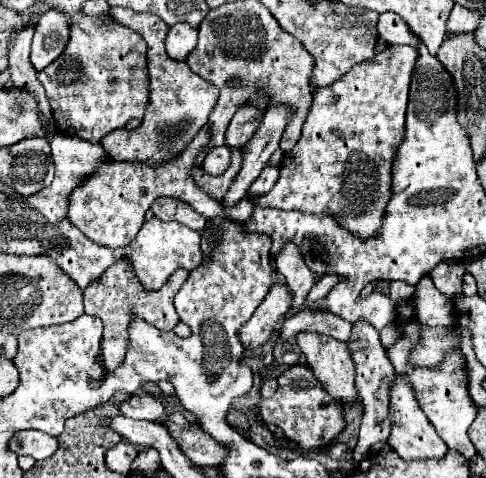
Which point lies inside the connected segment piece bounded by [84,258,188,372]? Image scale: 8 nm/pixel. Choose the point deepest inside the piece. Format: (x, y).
(117, 296)

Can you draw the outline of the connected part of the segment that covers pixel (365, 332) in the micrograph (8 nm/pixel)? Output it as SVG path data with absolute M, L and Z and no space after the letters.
M364 318L356 320L346 344L348 344L348 350L350 350L354 366L356 366L356 390L364 402L364 418L362 418L362 426L360 426L360 434L358 434L358 444L352 452L354 460L360 462L362 456L368 454L372 444L386 442L390 436L390 420L386 420L386 418L388 418L388 386L390 386L390 380L394 380L394 368L380 344L378 330L370 328L370 324L366 324Z

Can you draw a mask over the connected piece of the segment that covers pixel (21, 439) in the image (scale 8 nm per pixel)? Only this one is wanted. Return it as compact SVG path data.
M20 430L10 438L8 448L18 456L32 456L34 460L44 460L58 450L58 438L40 430Z

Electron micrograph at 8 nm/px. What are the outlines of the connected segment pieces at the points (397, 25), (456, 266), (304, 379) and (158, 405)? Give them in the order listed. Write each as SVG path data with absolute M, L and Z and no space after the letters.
M380 14L378 36L386 44L410 44L410 46L420 44L418 38L406 26L406 22L400 16L394 16L394 14Z
M442 260L430 272L430 278L432 278L434 286L442 294L446 294L448 298L462 298L460 284L462 284L464 272L466 270L462 268L462 262L458 262L458 260Z
M304 364L290 366L286 372L278 376L276 396L268 400L268 404L260 410L260 414L266 424L276 424L278 428L284 430L284 434L290 440L298 442L300 448L306 450L330 444L346 428L342 404L326 392L326 388L316 380L314 372Z
M142 394L142 396L132 396L126 402L122 402L120 412L122 412L122 416L130 416L136 420L158 422L168 414L168 406L156 396Z

